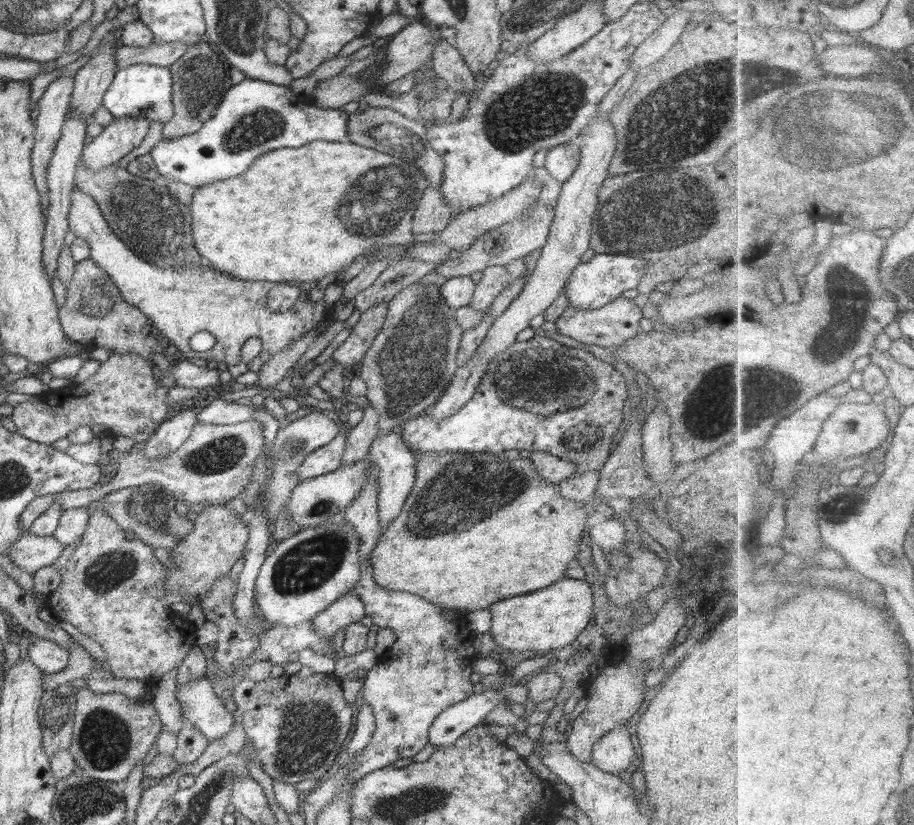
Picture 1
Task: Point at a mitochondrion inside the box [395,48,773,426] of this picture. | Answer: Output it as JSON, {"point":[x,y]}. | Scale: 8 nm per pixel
{"point":[643,207]}

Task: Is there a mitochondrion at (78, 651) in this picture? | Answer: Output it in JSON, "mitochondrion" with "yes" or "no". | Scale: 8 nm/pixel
{"mitochondrion":"no"}

